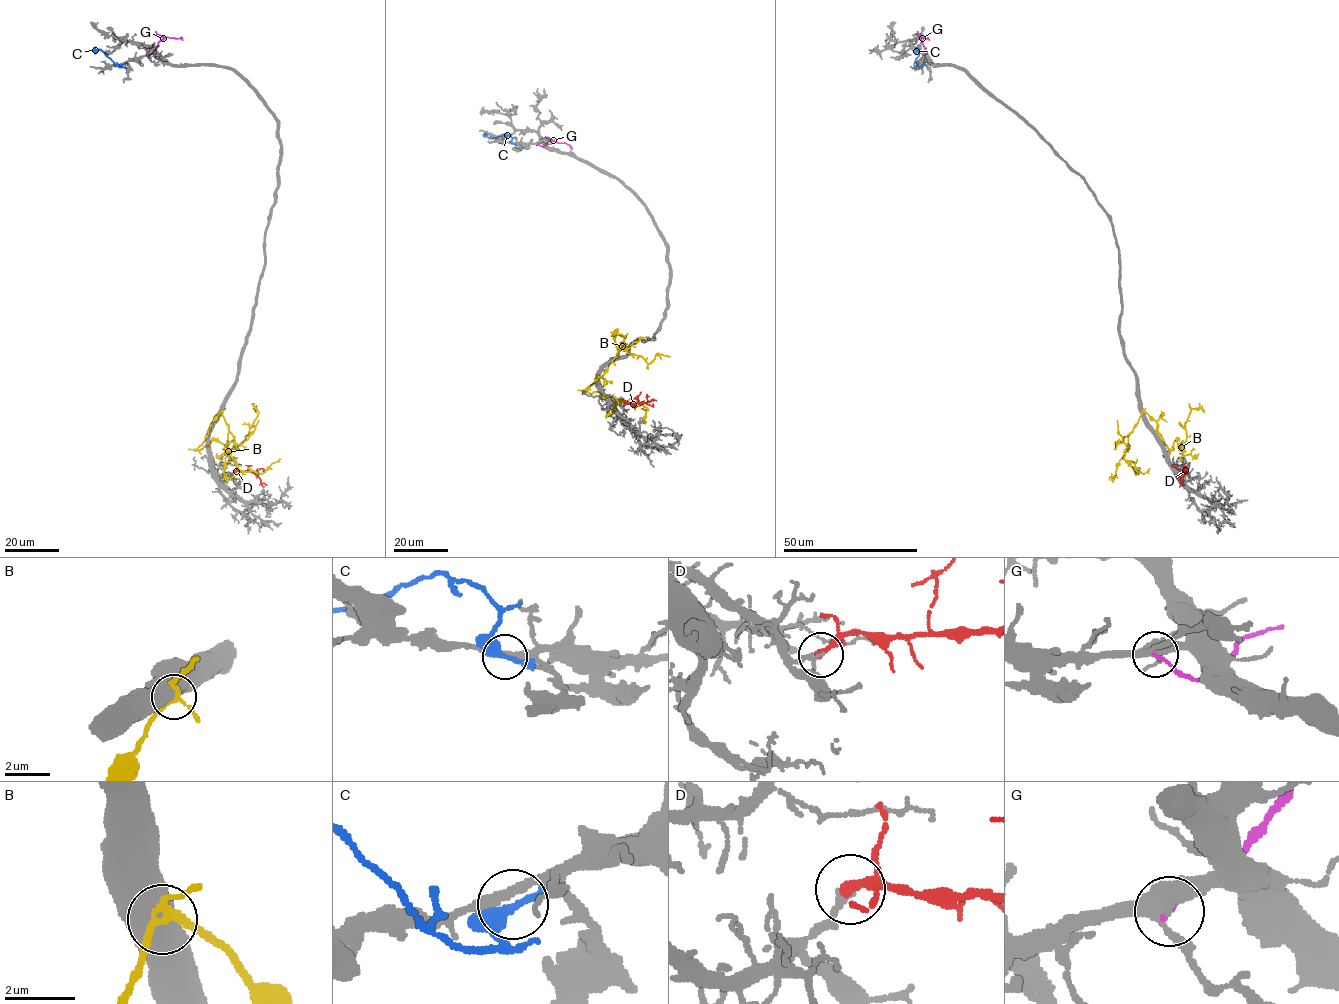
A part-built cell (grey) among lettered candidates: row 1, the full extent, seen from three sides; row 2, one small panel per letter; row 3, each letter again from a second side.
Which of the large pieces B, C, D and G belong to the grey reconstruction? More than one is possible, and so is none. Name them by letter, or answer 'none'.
none

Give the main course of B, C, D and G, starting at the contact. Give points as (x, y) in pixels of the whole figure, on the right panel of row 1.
B: (1142, 411), (1156, 422), (1168, 448), (1177, 440), (1183, 452), (1190, 411), (1202, 408), (1204, 413)
C: (924, 64), (915, 67), (918, 49), (915, 54)
D: (1186, 471), (1179, 487)
G: (924, 56), (927, 52), (921, 38), (929, 40)

